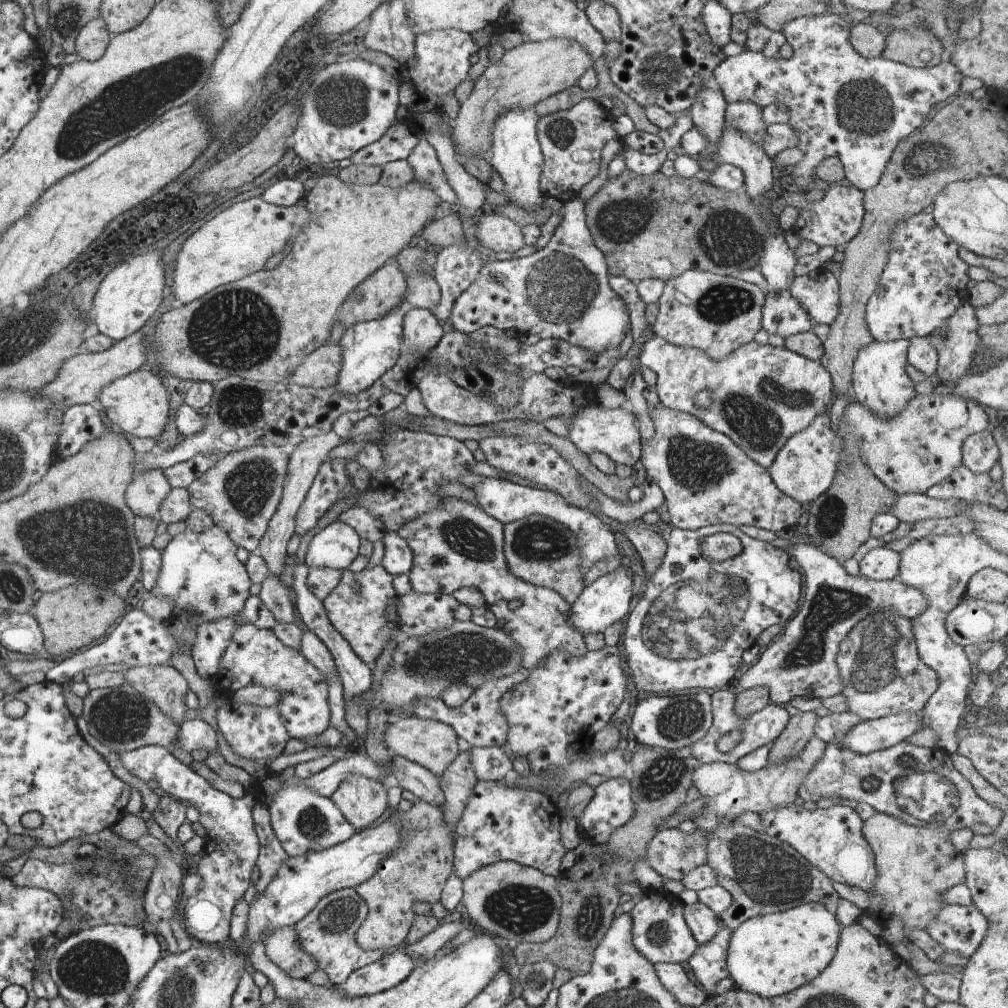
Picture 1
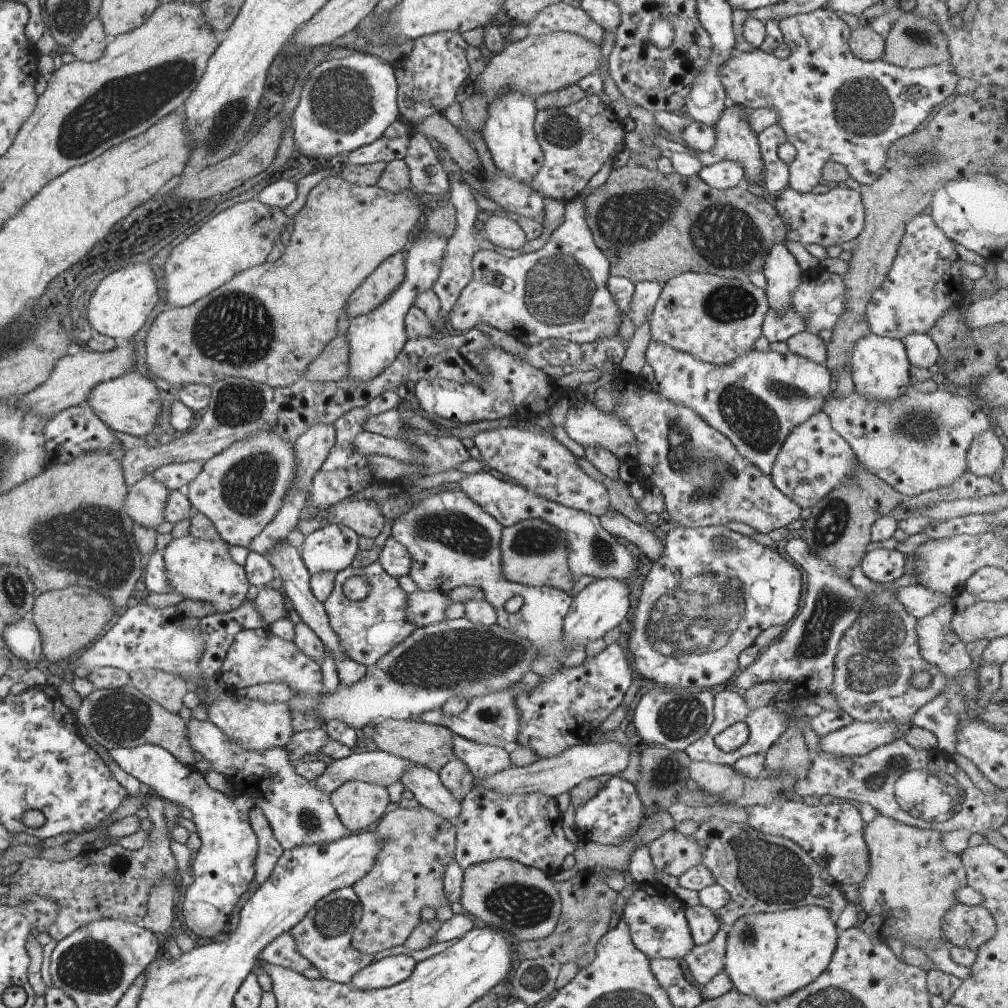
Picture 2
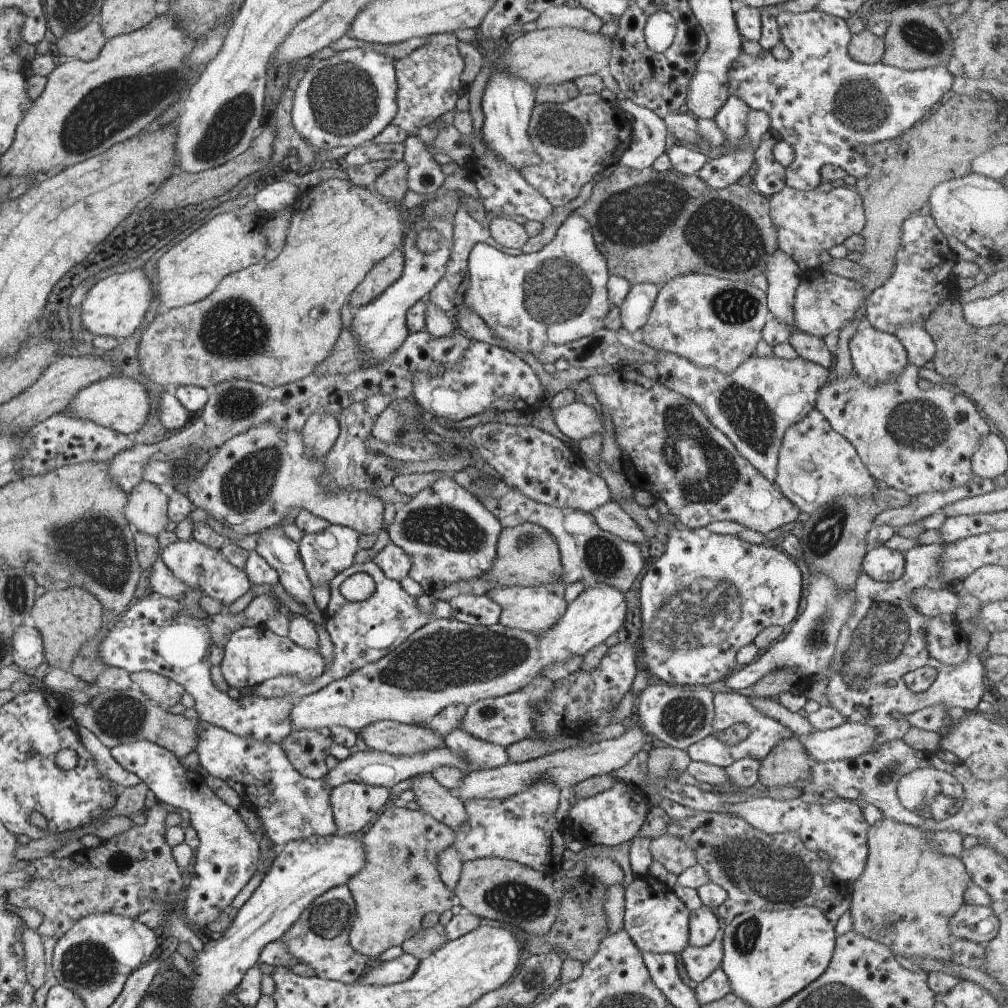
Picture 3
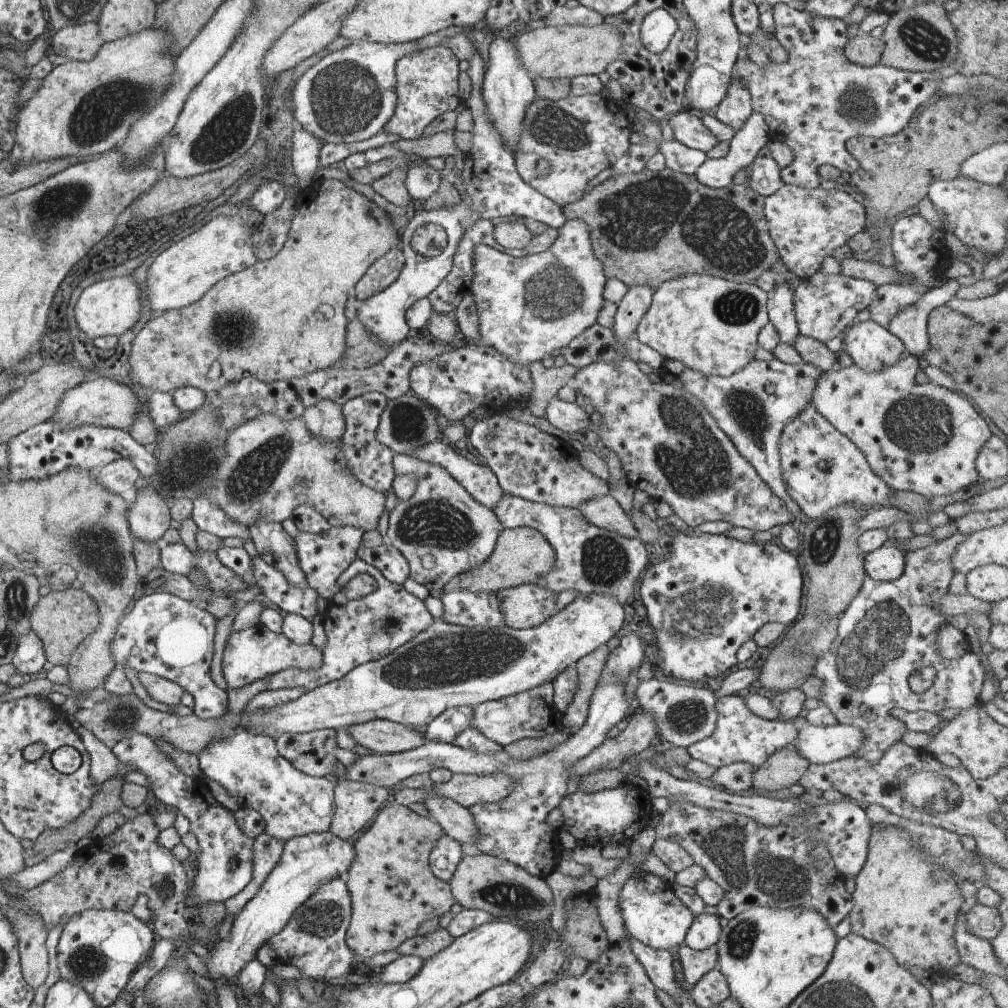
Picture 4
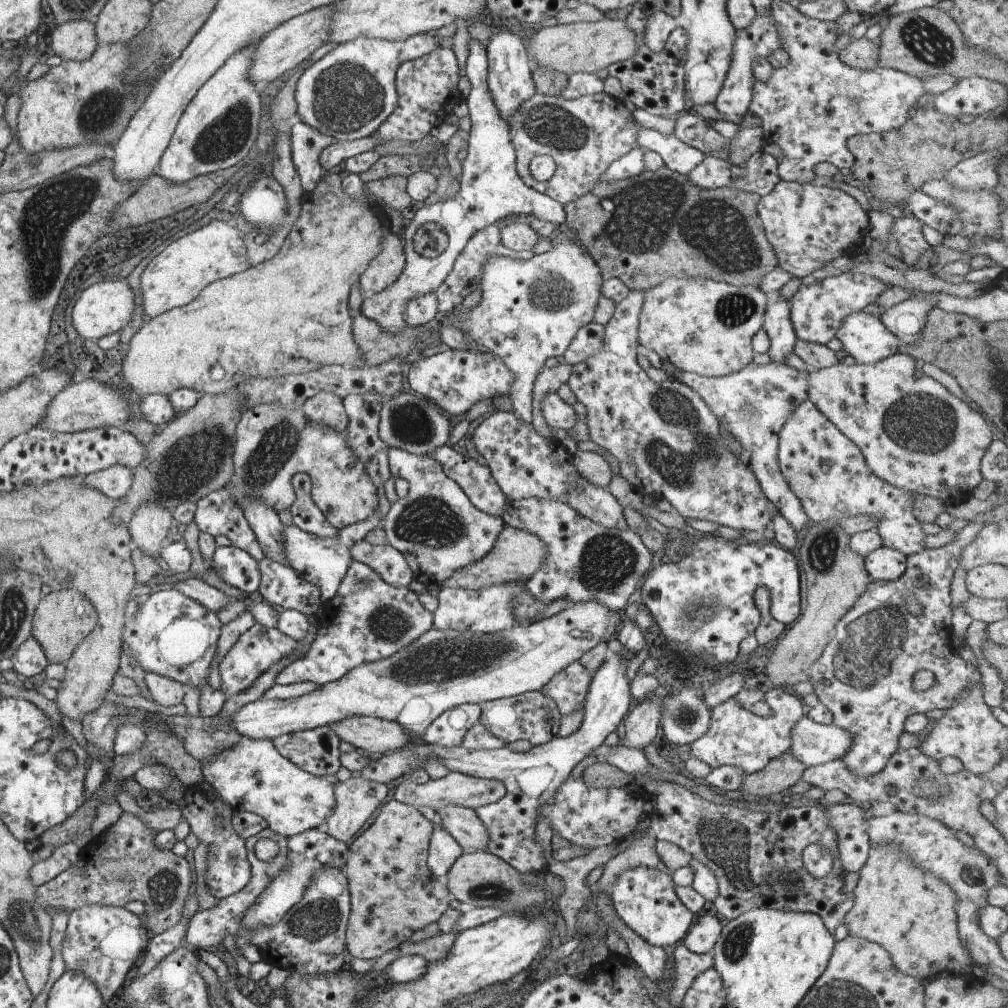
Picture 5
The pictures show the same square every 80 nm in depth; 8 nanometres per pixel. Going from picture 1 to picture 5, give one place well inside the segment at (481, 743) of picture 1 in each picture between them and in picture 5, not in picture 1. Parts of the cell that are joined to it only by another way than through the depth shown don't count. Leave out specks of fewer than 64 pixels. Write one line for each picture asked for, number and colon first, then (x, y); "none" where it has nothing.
2: (490, 719)
3: (505, 720)
4: (530, 714)
5: (534, 716)

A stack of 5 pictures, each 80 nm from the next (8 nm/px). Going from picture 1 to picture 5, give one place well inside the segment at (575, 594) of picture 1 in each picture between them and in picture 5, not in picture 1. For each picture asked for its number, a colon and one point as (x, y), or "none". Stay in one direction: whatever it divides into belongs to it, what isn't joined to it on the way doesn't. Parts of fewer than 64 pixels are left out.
2: (533, 552)
3: (527, 555)
4: (521, 556)
5: (517, 554)

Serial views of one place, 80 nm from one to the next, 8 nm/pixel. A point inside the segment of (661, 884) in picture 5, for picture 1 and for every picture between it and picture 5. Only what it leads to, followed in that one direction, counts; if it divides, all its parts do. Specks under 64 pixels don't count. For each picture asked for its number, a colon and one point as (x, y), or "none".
1: (659, 930)
2: (656, 916)
3: (656, 920)
4: (652, 913)

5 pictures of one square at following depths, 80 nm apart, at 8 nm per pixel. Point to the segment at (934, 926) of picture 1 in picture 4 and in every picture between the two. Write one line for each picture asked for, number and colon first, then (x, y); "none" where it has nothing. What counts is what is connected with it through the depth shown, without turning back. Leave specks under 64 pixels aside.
2: (965, 926)
3: (978, 924)
4: (984, 922)

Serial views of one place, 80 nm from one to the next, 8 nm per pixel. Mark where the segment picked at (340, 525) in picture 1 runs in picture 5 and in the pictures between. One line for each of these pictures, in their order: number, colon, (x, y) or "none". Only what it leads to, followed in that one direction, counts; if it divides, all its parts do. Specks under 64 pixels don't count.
2: (331, 549)
3: (325, 554)
4: (323, 557)
5: (323, 562)

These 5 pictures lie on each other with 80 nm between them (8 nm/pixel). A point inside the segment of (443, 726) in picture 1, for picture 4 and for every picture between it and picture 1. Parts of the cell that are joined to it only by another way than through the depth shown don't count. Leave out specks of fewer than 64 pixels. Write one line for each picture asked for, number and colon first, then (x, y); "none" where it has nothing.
2: (422, 743)
3: (393, 737)
4: (383, 736)

